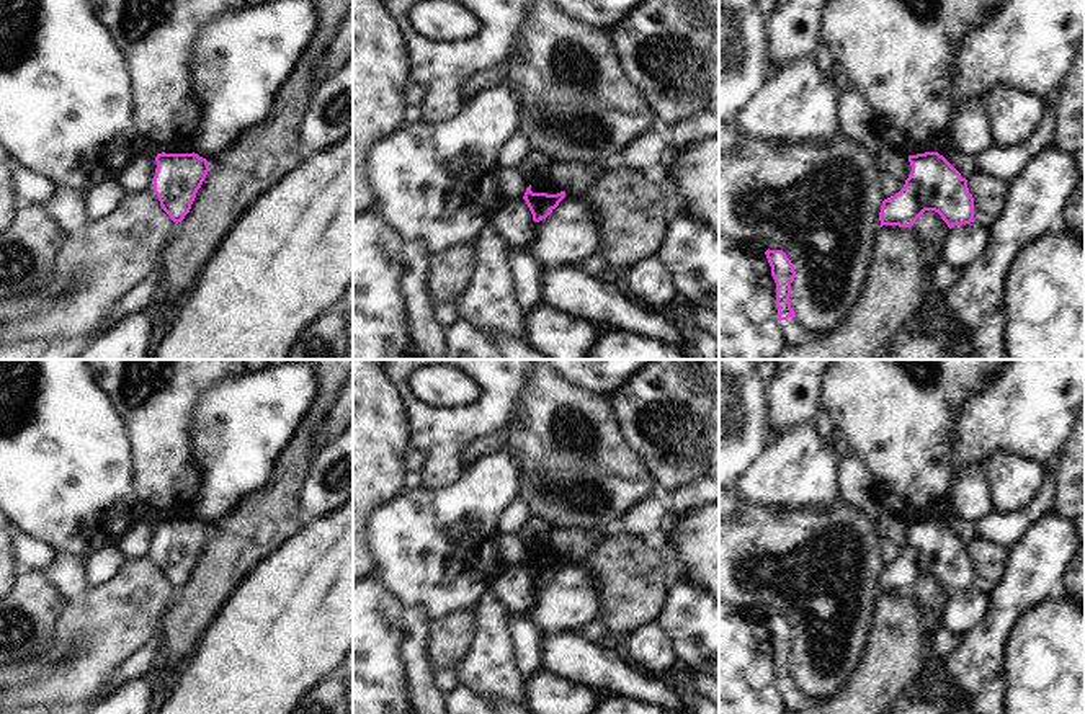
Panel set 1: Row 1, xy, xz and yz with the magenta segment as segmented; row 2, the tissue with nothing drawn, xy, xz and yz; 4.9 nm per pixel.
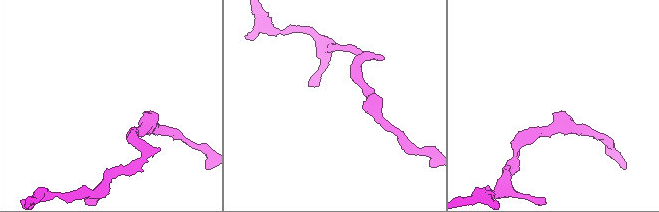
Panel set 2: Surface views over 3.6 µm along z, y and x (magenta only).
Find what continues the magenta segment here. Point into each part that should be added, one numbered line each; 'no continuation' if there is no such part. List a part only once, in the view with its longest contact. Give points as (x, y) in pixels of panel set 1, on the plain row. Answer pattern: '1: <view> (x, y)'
1: yz (796, 698).

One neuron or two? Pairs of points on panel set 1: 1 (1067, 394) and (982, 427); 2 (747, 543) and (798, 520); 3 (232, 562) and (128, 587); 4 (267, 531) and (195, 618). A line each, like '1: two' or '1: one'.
1: one
2: one
3: two
4: one

